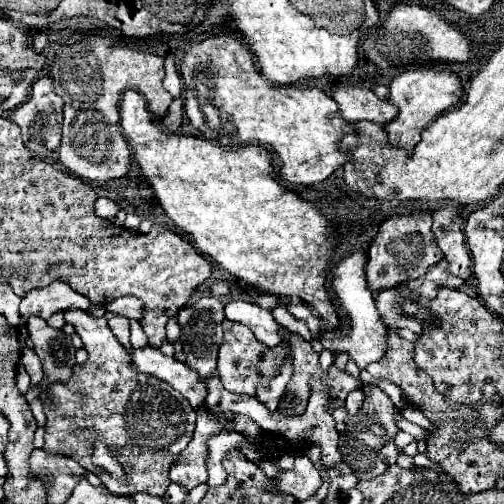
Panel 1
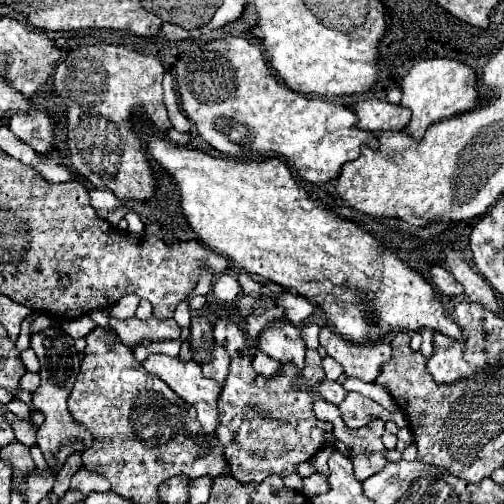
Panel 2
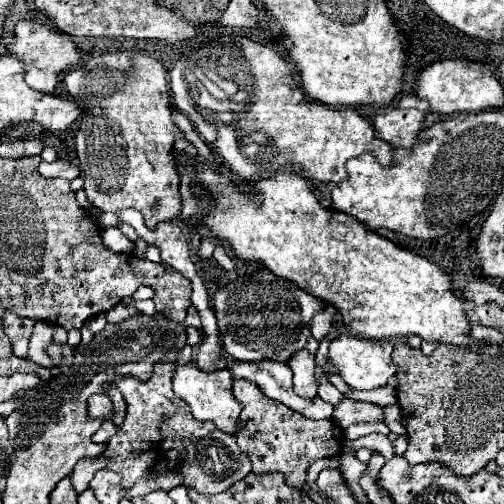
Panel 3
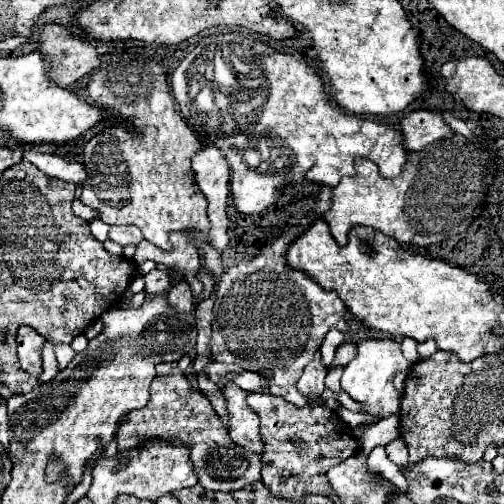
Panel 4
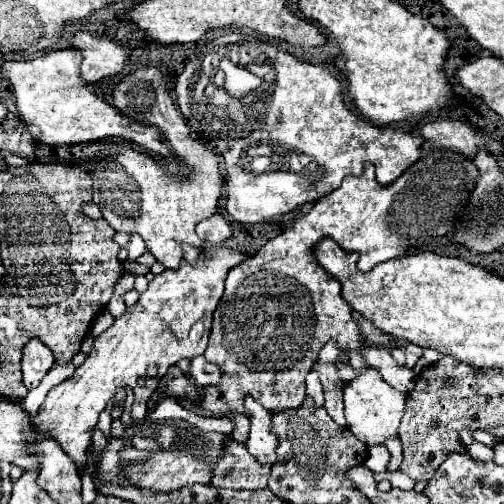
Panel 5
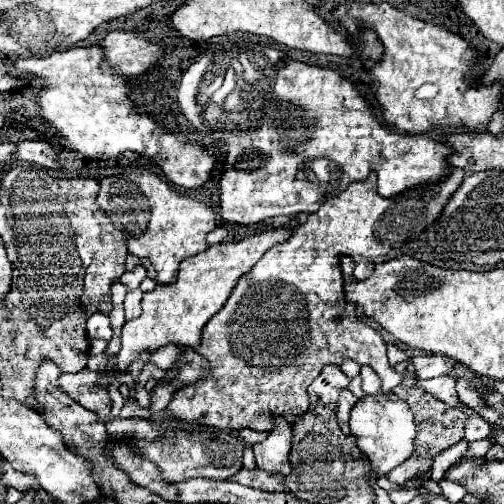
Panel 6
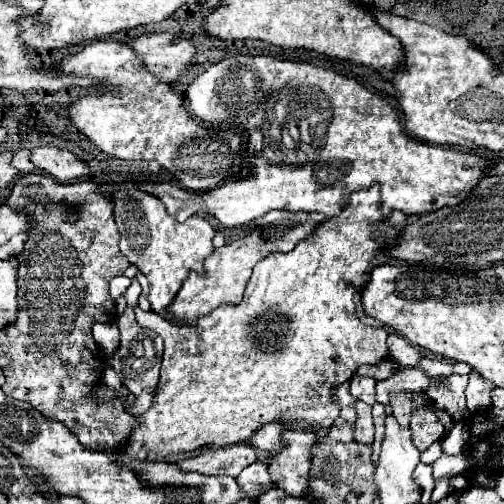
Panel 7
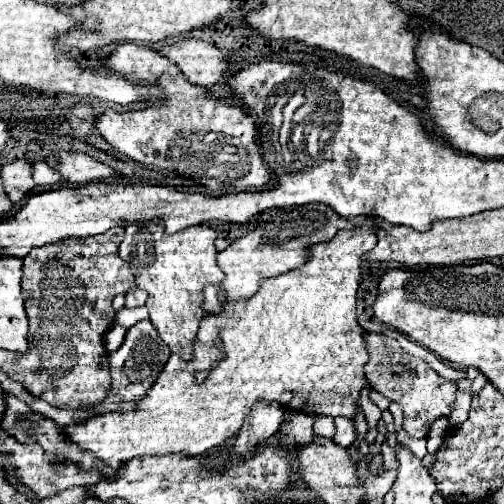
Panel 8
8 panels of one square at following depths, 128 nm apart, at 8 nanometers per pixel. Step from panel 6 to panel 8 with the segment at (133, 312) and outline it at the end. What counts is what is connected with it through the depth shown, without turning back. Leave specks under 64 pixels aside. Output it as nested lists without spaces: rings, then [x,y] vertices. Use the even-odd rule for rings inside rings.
[[[364,216],[364,220],[356,220],[354,230],[340,230],[330,242],[312,246],[310,260],[304,266],[284,276],[264,280],[256,296],[232,302],[228,306],[228,314],[206,316],[194,344],[194,360],[184,362],[172,354],[152,388],[138,400],[132,412],[110,412],[92,416],[86,422],[74,422],[62,428],[64,436],[68,436],[68,440],[78,444],[82,450],[90,450],[100,462],[118,472],[132,458],[142,458],[146,454],[188,452],[196,456],[220,446],[228,438],[236,436],[244,416],[248,416],[256,400],[276,400],[284,404],[284,408],[304,414],[356,416],[360,410],[360,390],[370,386],[362,370],[368,362],[368,352],[356,318],[356,292],[362,254],[372,250],[376,244],[374,228],[378,228],[376,218]],[[216,338],[222,338],[226,346],[224,360],[220,360],[220,352],[214,348]],[[198,370],[210,372],[208,380],[202,384],[194,384],[194,372]]]

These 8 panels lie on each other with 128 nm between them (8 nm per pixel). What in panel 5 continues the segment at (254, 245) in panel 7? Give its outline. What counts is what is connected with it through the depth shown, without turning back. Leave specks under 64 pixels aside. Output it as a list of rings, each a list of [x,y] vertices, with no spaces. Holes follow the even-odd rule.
[[[208,246],[200,250],[196,264],[182,260],[178,270],[164,270],[162,274],[154,276],[140,300],[126,308],[126,312],[116,318],[108,332],[94,338],[94,348],[86,362],[76,368],[76,376],[48,392],[42,410],[32,416],[32,420],[36,420],[36,430],[58,440],[62,450],[82,468],[88,446],[92,444],[92,432],[98,424],[98,416],[114,398],[116,388],[134,390],[131,417],[143,419],[148,410],[148,400],[157,389],[159,378],[168,372],[168,368],[182,358],[204,354],[210,336],[212,314],[224,294],[226,274],[236,264],[242,264],[250,254],[254,252],[226,246]],[[148,364],[160,364],[156,378],[146,376]],[[138,378],[144,378],[148,386],[140,388]]]

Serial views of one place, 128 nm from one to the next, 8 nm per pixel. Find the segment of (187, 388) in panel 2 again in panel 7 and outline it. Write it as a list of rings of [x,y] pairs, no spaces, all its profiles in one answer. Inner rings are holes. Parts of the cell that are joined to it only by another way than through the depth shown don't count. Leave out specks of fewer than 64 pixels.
[[[288,430],[284,432],[284,438],[288,440],[288,446],[280,454],[276,454],[268,464],[272,482],[290,496],[308,498],[312,494],[308,484],[312,466],[312,446],[318,442],[318,436],[314,432]]]

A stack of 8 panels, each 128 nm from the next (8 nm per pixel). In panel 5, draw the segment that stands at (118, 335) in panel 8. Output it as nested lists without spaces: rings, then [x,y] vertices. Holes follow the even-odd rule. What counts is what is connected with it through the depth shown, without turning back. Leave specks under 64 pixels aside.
[[[100,312],[98,316],[96,316],[96,320],[94,320],[94,324],[92,324],[92,328],[90,328],[90,336],[92,338],[96,338],[96,336],[100,336],[104,330],[108,330],[110,326],[114,324],[114,316],[110,314],[110,312]]]

